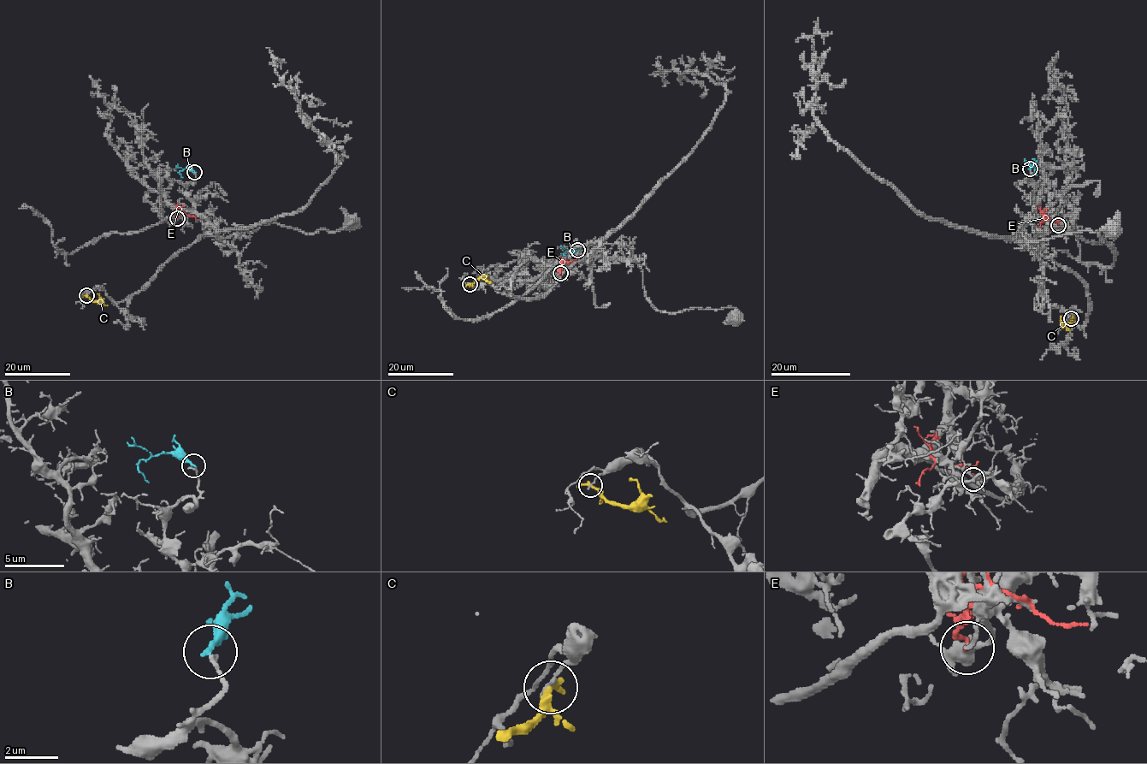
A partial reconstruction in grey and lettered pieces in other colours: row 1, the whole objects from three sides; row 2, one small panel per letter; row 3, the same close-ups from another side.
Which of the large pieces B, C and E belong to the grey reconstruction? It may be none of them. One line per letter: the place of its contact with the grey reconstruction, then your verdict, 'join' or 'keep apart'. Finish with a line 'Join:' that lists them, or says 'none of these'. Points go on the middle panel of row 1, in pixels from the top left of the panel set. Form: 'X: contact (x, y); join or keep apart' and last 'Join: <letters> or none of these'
B: contact (577, 250); join
C: contact (470, 284); keep apart
E: contact (560, 273); keep apart
Join: B

